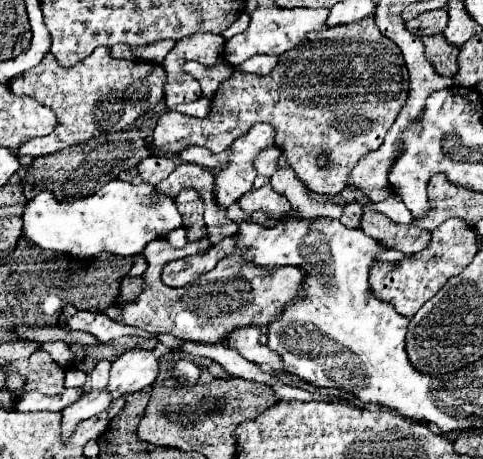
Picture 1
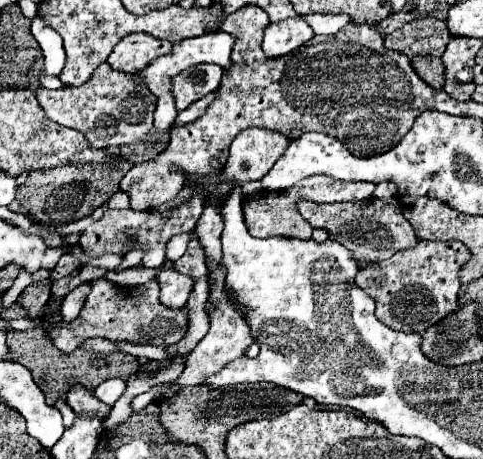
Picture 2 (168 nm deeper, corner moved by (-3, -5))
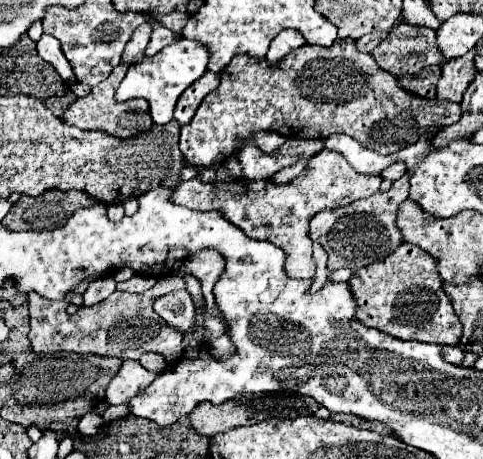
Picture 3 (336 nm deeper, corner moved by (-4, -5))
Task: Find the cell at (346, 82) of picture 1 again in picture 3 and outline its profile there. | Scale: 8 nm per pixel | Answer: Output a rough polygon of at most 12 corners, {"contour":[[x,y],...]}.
{"contour":[[351,39],[235,55],[181,129],[195,167],[257,131],[393,155],[459,103],[399,89]]}

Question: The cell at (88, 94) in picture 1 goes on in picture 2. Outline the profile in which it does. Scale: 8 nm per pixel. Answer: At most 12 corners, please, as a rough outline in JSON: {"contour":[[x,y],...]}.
{"contour":[[102,63],[38,89],[52,121],[96,149],[148,141],[158,97]]}

